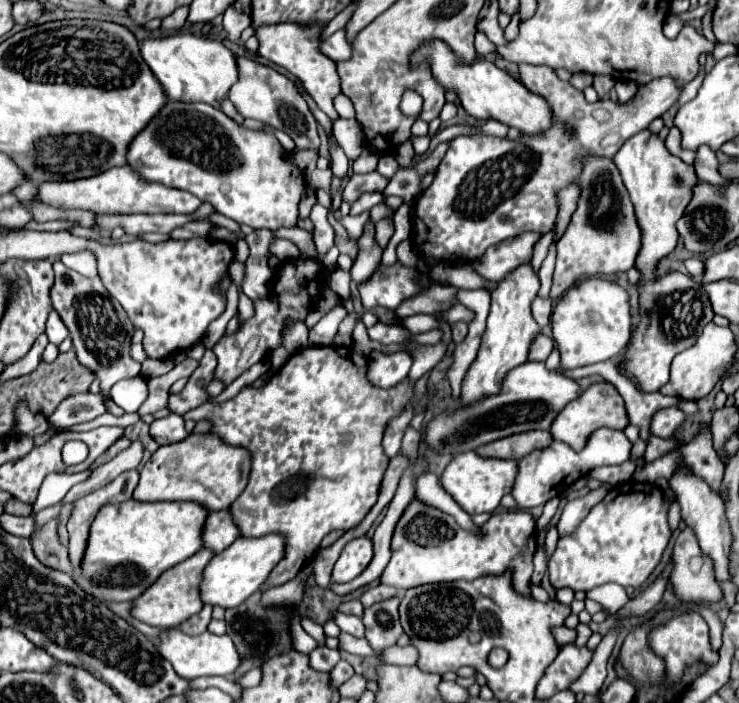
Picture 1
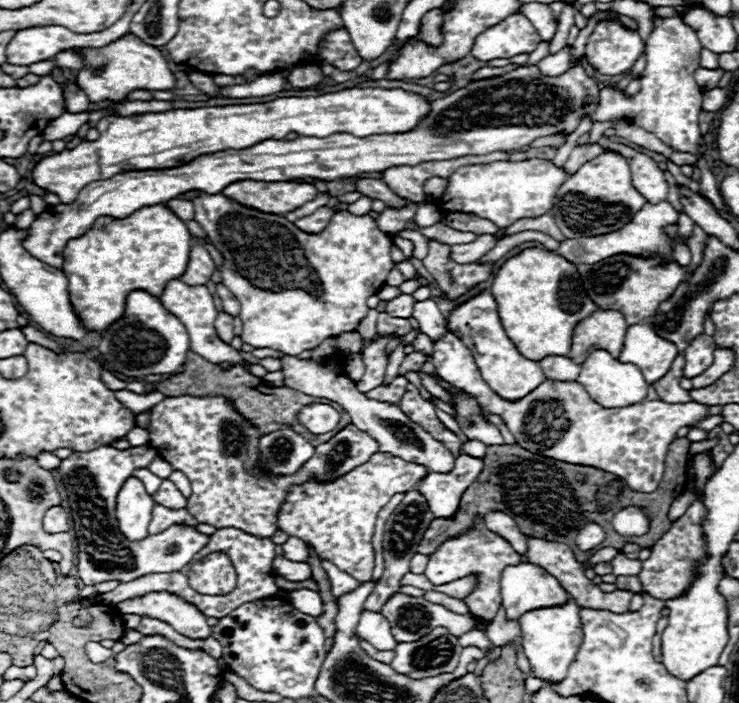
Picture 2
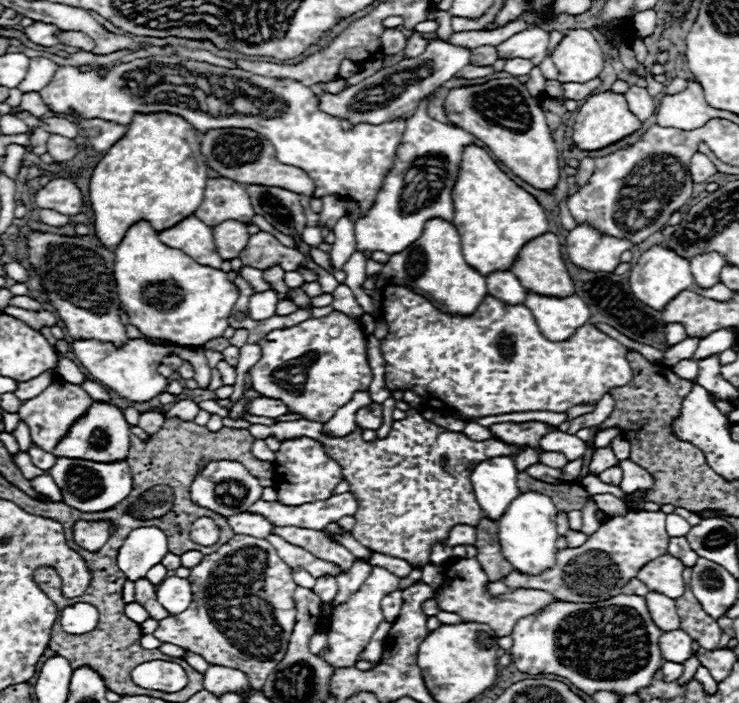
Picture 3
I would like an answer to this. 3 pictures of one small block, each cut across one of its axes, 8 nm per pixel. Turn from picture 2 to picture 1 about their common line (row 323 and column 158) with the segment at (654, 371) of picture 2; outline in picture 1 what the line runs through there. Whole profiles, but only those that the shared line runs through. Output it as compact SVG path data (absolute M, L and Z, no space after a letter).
M174 628L174 630L166 630L162 634L158 648L160 648L162 656L166 660L170 660L170 664L174 666L178 676L182 676L186 680L198 678L198 676L224 676L224 678L228 678L242 664L242 658L240 658L240 654L238 654L238 650L228 634L216 636L212 632L204 632L200 636L186 636L184 632L178 632Z

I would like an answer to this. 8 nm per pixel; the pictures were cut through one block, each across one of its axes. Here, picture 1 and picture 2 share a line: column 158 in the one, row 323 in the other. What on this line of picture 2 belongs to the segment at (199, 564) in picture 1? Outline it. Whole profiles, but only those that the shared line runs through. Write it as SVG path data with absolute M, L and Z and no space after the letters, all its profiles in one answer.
M598 310L580 320L572 334L570 356L576 364L582 364L590 350L604 348L612 356L620 356L628 322L618 310Z

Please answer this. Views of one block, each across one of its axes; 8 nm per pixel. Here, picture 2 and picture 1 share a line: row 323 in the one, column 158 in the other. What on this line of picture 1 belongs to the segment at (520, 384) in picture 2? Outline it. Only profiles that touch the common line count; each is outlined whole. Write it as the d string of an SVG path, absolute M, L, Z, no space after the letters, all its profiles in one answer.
M188 434L184 440L160 446L140 472L134 498L140 502L194 500L208 510L224 510L242 494L248 484L252 454L246 448L226 444L218 434Z

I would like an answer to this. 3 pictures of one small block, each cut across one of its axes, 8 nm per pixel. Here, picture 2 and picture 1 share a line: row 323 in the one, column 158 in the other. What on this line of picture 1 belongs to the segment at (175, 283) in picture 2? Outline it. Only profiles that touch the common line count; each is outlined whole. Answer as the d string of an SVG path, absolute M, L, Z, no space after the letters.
M128 166L110 168L92 178L82 180L60 180L60 182L44 182L40 184L38 200L56 208L80 208L96 214L194 214L200 208L200 198L186 190L168 188L160 182L148 182L138 176Z

